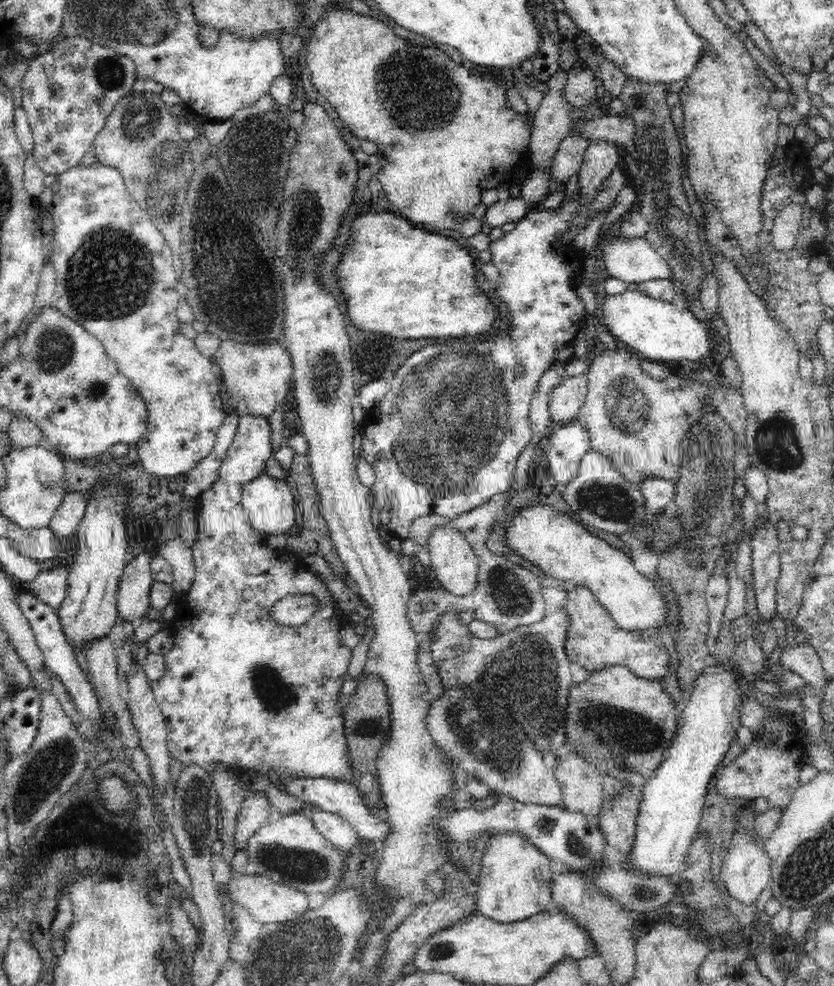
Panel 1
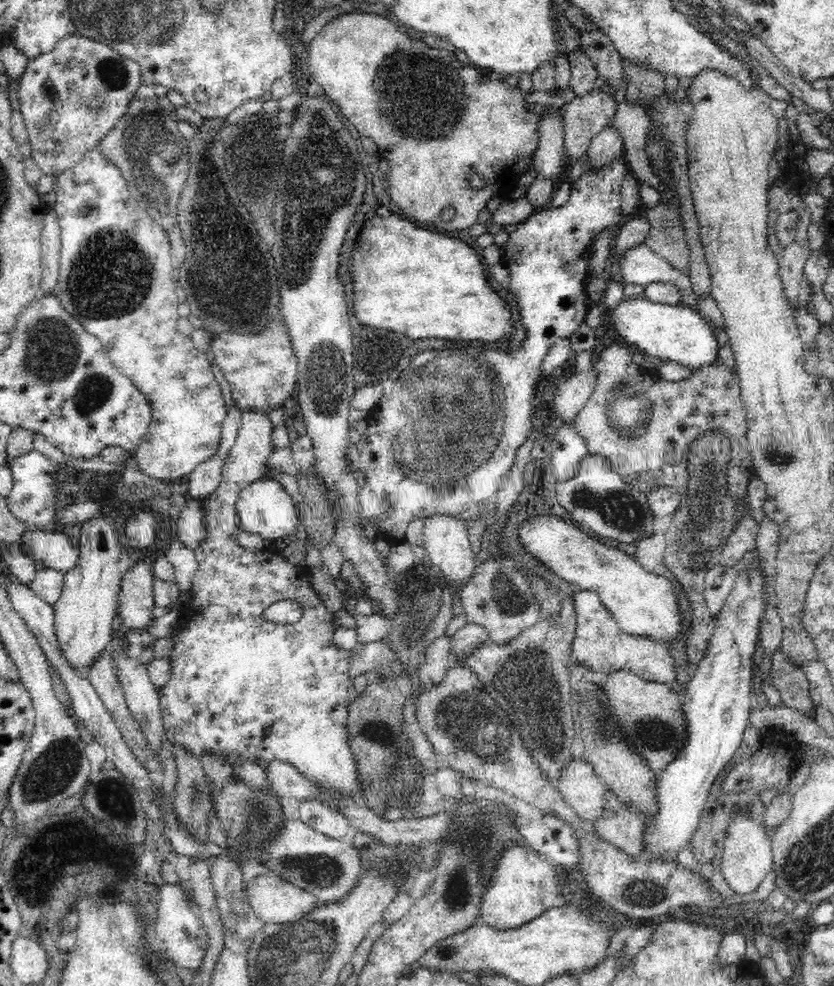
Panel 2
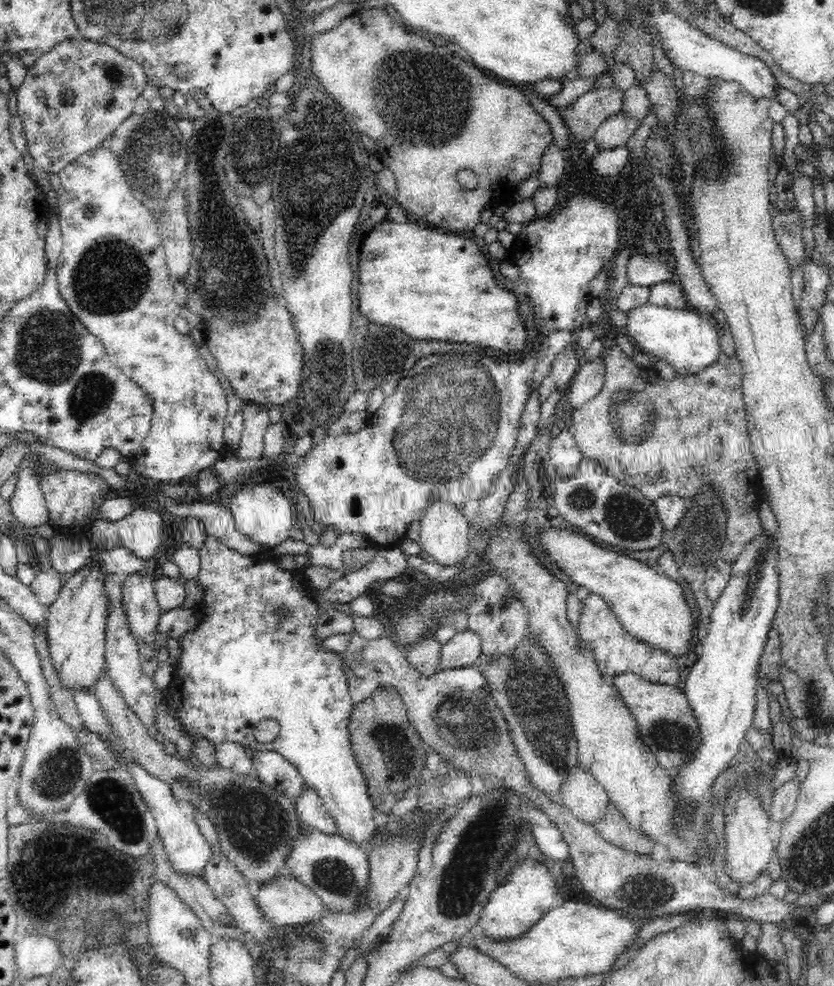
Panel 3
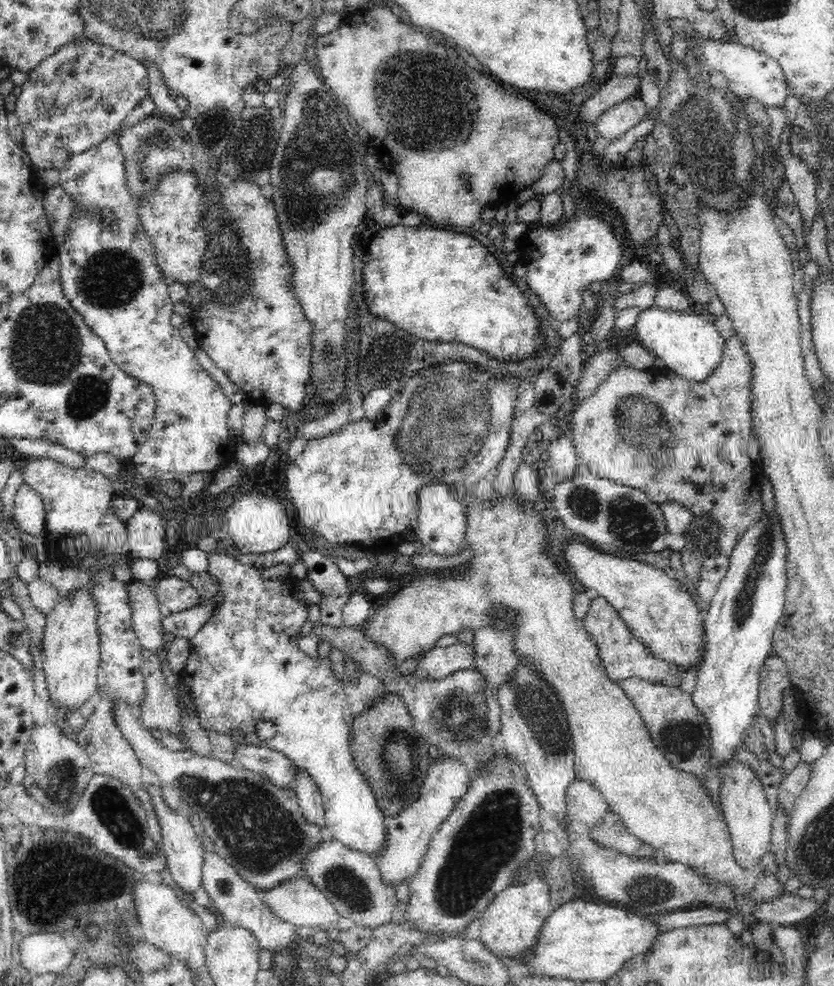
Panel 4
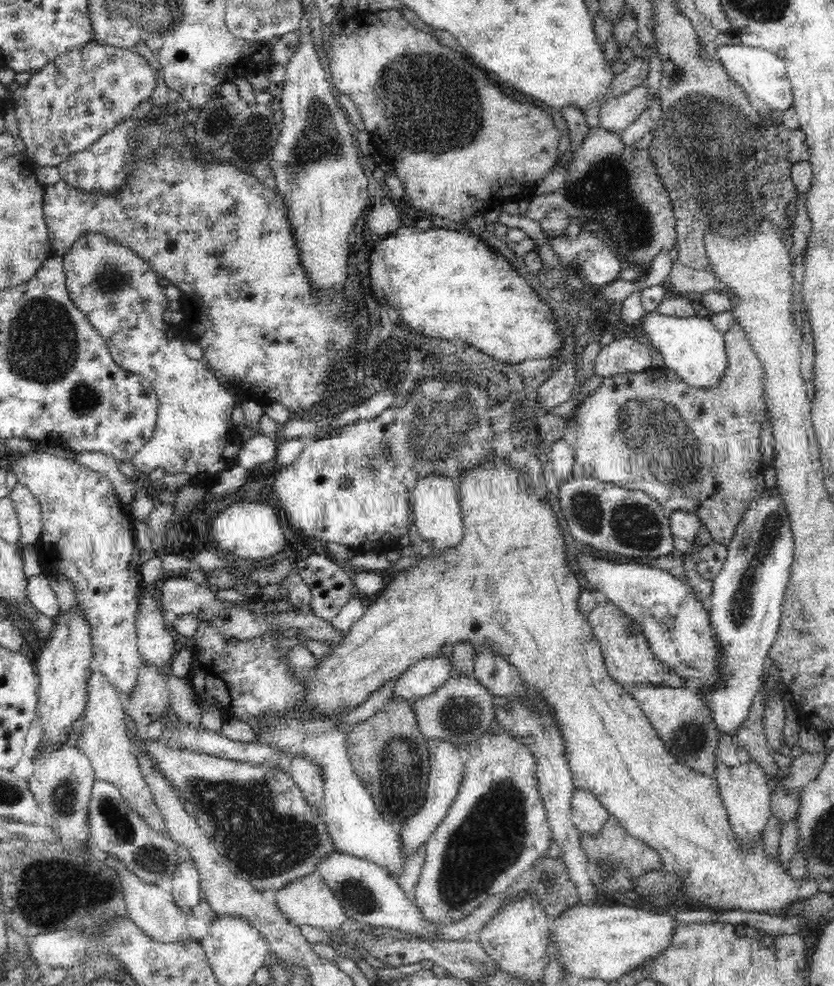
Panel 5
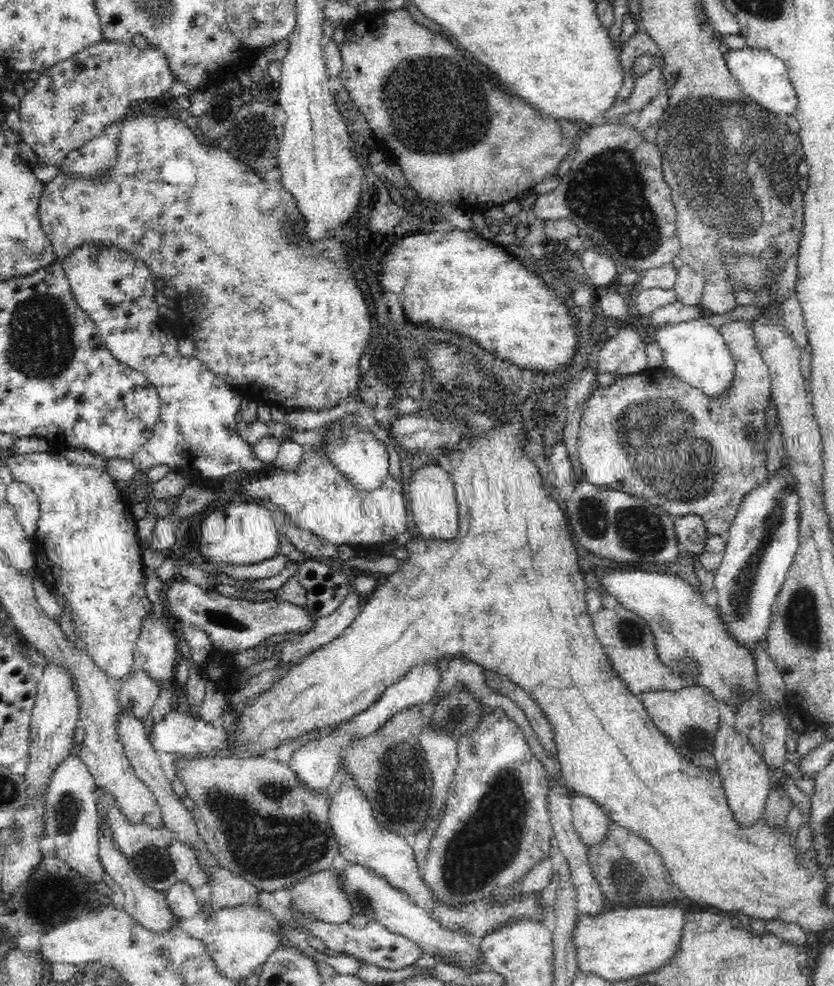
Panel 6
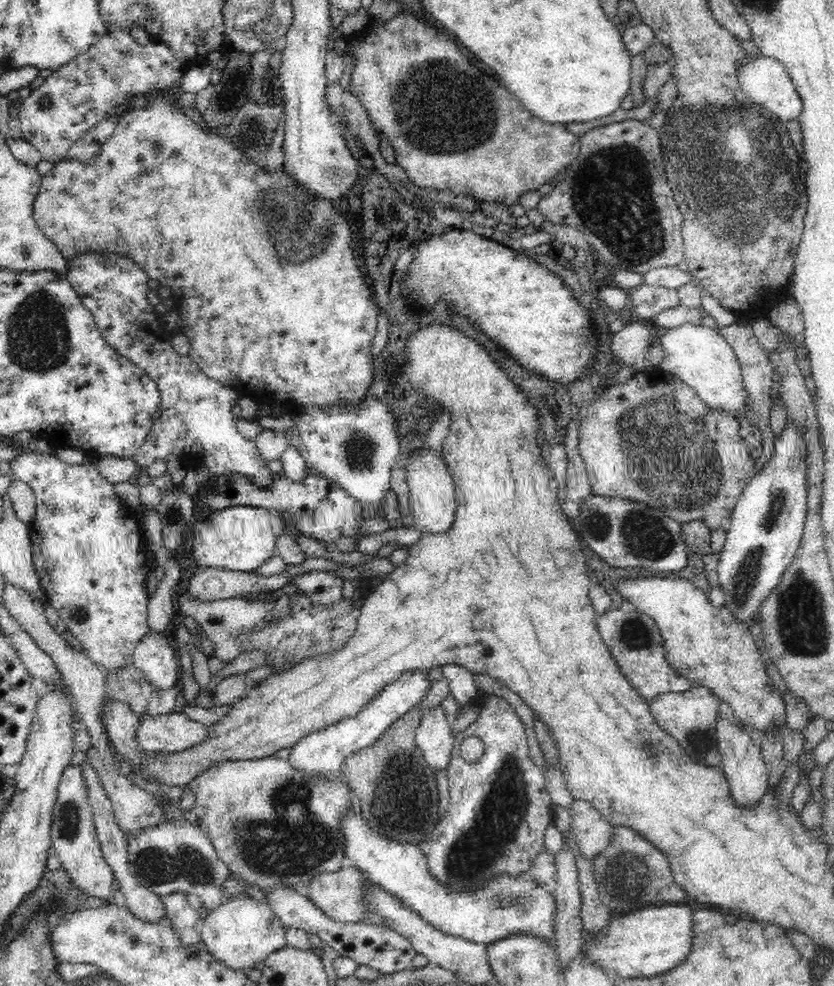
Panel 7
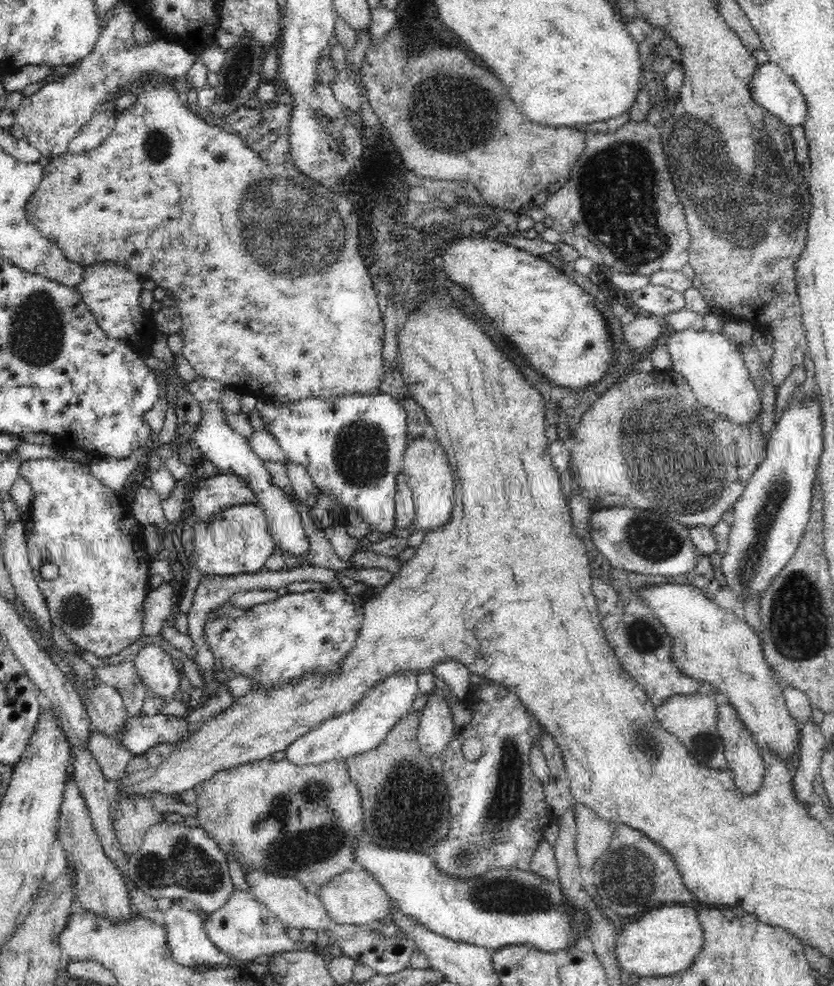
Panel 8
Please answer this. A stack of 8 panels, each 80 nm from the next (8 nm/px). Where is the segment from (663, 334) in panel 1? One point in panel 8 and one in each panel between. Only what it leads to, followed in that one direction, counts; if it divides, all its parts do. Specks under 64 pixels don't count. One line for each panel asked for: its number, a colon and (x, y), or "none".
2: (664, 332)
3: (690, 343)
4: (691, 346)
5: (692, 347)
6: (694, 351)
7: (703, 359)
8: (714, 368)

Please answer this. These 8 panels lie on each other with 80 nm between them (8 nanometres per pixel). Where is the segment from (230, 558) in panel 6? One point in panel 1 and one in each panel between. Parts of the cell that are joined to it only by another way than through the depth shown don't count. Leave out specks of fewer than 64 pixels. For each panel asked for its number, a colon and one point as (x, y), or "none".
1: (271, 507)
2: (264, 507)
3: (261, 512)
4: (258, 523)
5: (250, 530)

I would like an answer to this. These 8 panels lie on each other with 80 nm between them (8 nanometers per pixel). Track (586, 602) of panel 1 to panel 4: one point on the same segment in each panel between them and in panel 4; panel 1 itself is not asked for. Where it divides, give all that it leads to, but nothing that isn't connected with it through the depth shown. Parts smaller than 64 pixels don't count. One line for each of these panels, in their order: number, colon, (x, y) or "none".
2: (598, 641)
3: (616, 651)
4: (623, 656)

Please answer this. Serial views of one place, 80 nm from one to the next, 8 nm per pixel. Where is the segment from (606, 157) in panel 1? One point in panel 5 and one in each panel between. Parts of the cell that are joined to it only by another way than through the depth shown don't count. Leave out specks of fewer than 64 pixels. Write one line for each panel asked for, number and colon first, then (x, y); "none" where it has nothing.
2: (606, 144)
3: (615, 131)
4: (622, 117)
5: (617, 113)

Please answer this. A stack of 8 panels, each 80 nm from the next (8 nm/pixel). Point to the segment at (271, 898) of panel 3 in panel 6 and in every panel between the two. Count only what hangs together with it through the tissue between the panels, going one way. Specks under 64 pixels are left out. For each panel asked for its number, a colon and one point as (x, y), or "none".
4: (298, 901)
5: (309, 900)
6: (323, 893)

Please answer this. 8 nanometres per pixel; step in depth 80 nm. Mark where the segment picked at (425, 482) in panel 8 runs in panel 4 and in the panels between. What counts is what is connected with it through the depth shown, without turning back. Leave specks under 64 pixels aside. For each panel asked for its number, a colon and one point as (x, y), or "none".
4: (441, 523)
5: (438, 518)
6: (434, 502)
7: (432, 490)

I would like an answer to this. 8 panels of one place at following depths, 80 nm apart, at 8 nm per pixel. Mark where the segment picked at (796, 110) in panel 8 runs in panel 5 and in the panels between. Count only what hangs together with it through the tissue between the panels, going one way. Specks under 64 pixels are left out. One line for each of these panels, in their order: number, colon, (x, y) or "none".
5: (763, 76)
6: (764, 78)
7: (764, 80)

